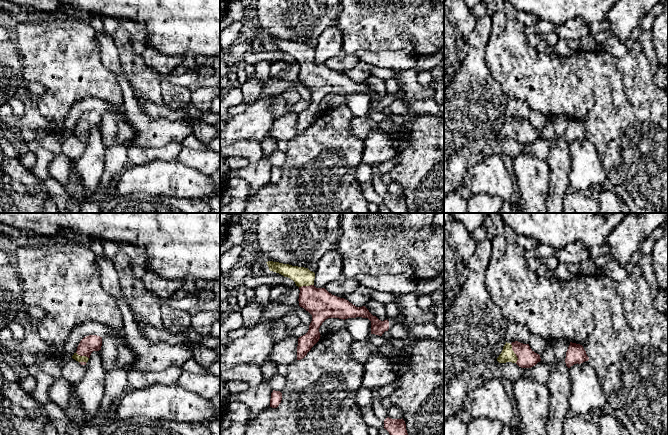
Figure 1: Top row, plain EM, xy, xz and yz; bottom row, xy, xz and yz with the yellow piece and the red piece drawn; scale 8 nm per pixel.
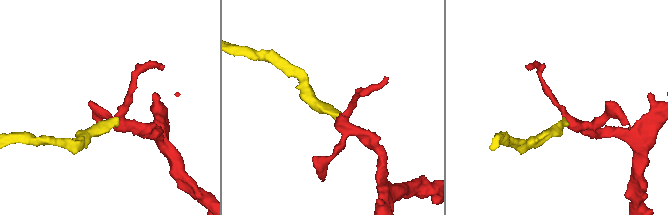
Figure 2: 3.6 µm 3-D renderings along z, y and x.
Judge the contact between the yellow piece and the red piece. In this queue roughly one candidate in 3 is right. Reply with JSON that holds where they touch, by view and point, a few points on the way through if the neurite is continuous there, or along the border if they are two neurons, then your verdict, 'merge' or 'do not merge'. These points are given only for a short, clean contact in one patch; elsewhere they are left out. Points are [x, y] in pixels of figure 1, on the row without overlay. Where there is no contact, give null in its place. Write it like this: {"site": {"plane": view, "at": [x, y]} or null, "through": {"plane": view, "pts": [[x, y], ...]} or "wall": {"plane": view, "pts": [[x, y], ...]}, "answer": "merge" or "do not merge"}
{"site": {"plane": "yz", "at": [514, 129]}, "through": {"plane": "yz", "pts": [[507, 131], [514, 129], [520, 129], [527, 134]]}, "answer": "merge"}

